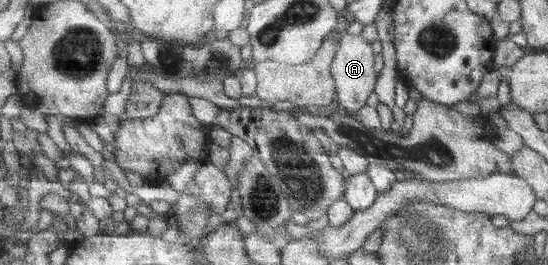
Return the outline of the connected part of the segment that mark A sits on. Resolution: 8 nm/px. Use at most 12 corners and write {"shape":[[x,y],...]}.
{"shape":[[346,33],[332,63],[337,101],[353,115],[375,92],[372,44]]}

